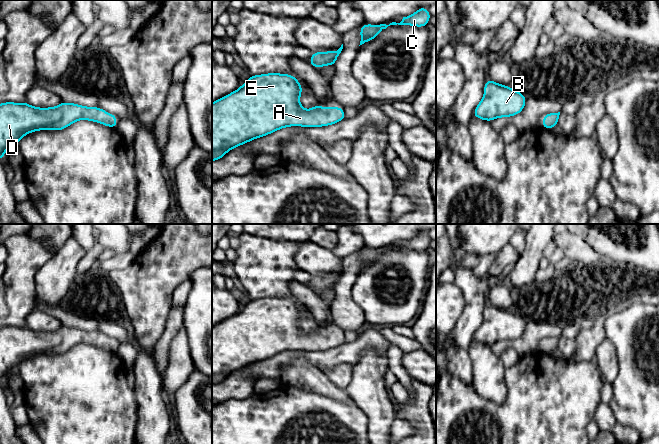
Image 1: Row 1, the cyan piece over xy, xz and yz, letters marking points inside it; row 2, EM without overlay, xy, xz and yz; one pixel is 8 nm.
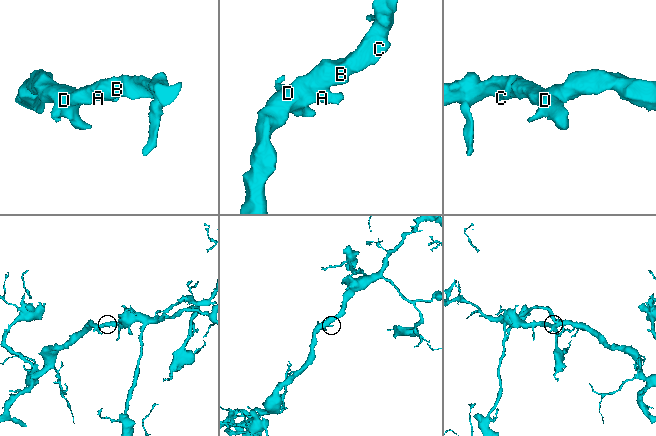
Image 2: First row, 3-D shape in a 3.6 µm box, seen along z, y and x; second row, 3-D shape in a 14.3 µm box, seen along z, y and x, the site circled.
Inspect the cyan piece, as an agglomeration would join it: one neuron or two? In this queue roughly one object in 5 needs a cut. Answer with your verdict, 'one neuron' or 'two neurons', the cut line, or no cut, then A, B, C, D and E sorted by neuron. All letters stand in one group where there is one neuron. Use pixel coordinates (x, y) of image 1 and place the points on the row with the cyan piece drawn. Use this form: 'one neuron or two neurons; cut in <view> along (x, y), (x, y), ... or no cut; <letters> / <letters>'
one neuron; no cut; A B C D E

